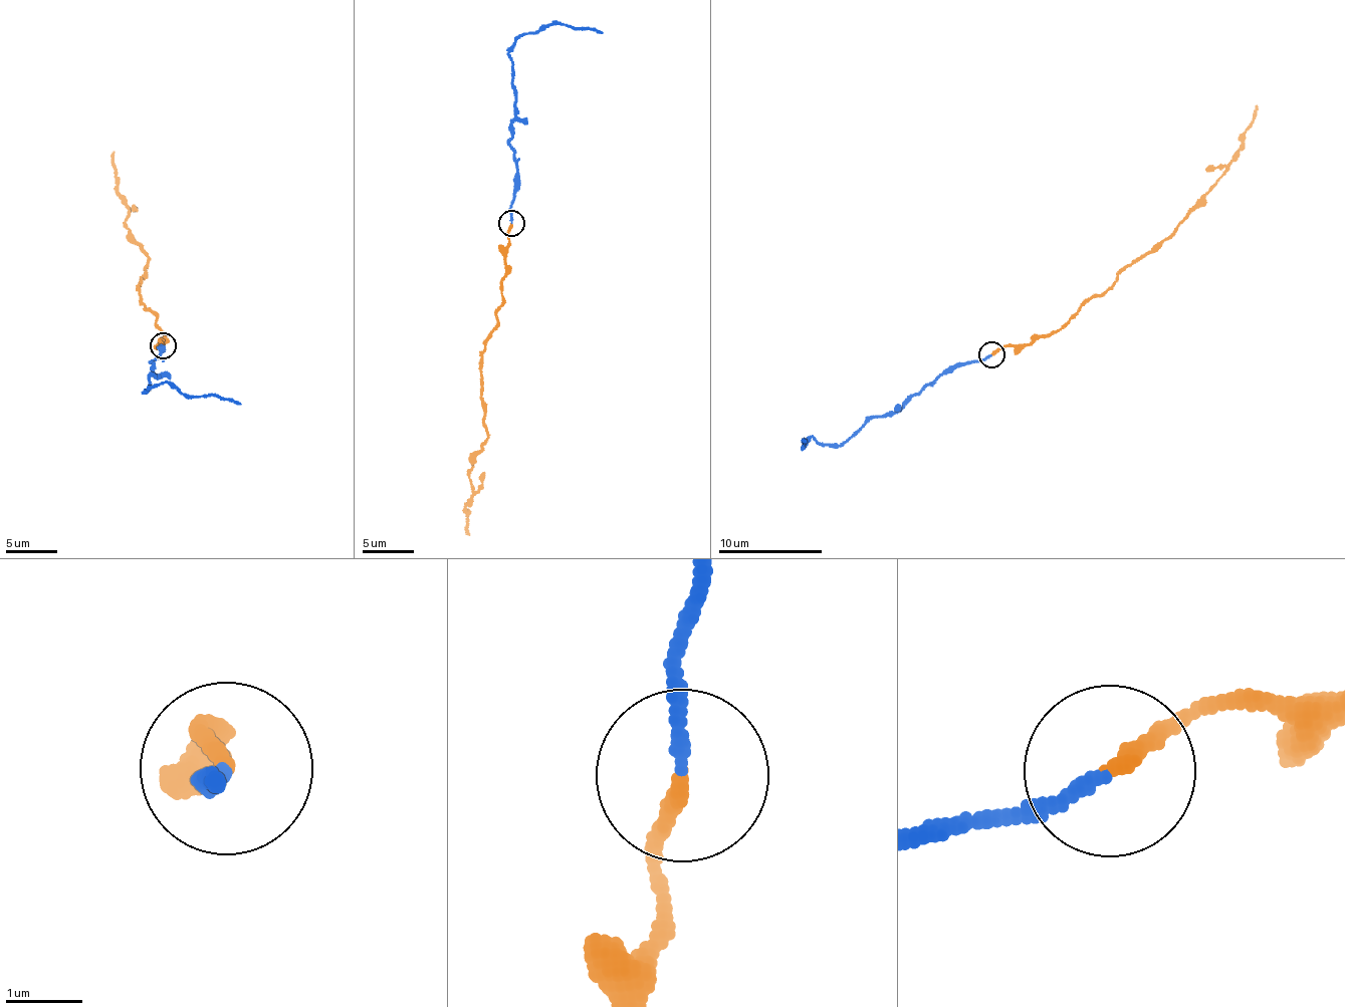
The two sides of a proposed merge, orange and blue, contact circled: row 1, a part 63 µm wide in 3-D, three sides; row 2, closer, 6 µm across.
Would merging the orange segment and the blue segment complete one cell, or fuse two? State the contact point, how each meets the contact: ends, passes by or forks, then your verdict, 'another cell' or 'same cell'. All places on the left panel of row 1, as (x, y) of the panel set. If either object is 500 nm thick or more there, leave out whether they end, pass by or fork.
(163, 345) | orange ends | blue ends | another cell

